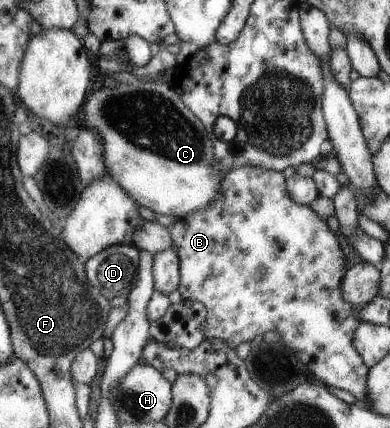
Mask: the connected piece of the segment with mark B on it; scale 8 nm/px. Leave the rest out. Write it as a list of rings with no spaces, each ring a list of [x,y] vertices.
[[[240,166],[229,169],[220,181],[220,192],[216,199],[206,207],[199,209],[194,213],[188,213],[184,217],[174,219],[167,227],[172,243],[174,243],[174,251],[178,255],[179,260],[179,285],[177,291],[183,300],[196,301],[202,303],[206,307],[208,317],[206,317],[206,325],[204,325],[204,333],[206,338],[222,339],[228,345],[236,348],[240,343],[247,341],[256,343],[256,335],[263,335],[267,331],[276,331],[280,333],[281,343],[288,345],[298,355],[298,360],[308,368],[308,371],[324,383],[325,387],[331,386],[336,389],[344,390],[350,393],[356,399],[356,403],[368,409],[366,399],[368,399],[367,374],[370,369],[367,367],[359,353],[356,353],[352,335],[354,335],[359,321],[352,317],[352,306],[340,297],[340,281],[344,276],[344,261],[342,261],[342,253],[336,241],[336,235],[326,227],[326,223],[322,223],[312,209],[306,205],[295,203],[287,193],[286,181],[281,172],[273,169],[260,168],[257,166]]]

